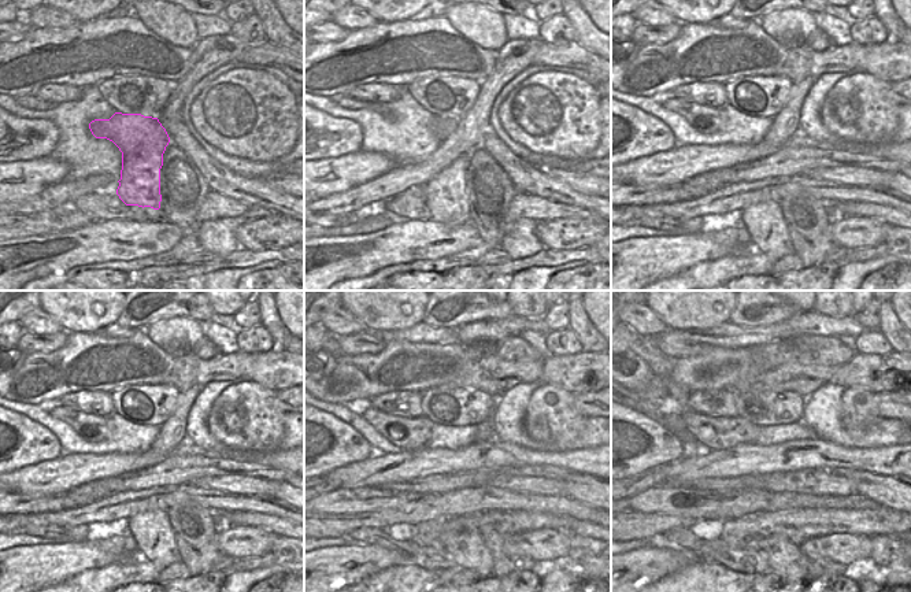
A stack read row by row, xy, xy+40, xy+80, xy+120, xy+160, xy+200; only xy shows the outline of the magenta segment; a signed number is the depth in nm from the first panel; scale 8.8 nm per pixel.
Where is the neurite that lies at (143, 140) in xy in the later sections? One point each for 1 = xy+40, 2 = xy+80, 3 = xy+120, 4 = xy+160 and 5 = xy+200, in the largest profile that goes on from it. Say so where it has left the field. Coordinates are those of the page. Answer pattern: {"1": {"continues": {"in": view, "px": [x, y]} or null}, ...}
{"1": {"continues": {"in": "xy+40", "px": [445, 195]}}, "2": {"continues": {"in": "xy+80", "px": [765, 222]}}, "3": {"continues": {"in": "xy+120", "px": [151, 531]}}, "4": {"continues": {"in": "xy+160", "px": [467, 547]}}, "5": {"continues": {"in": "xy+200", "px": [785, 558]}}}

